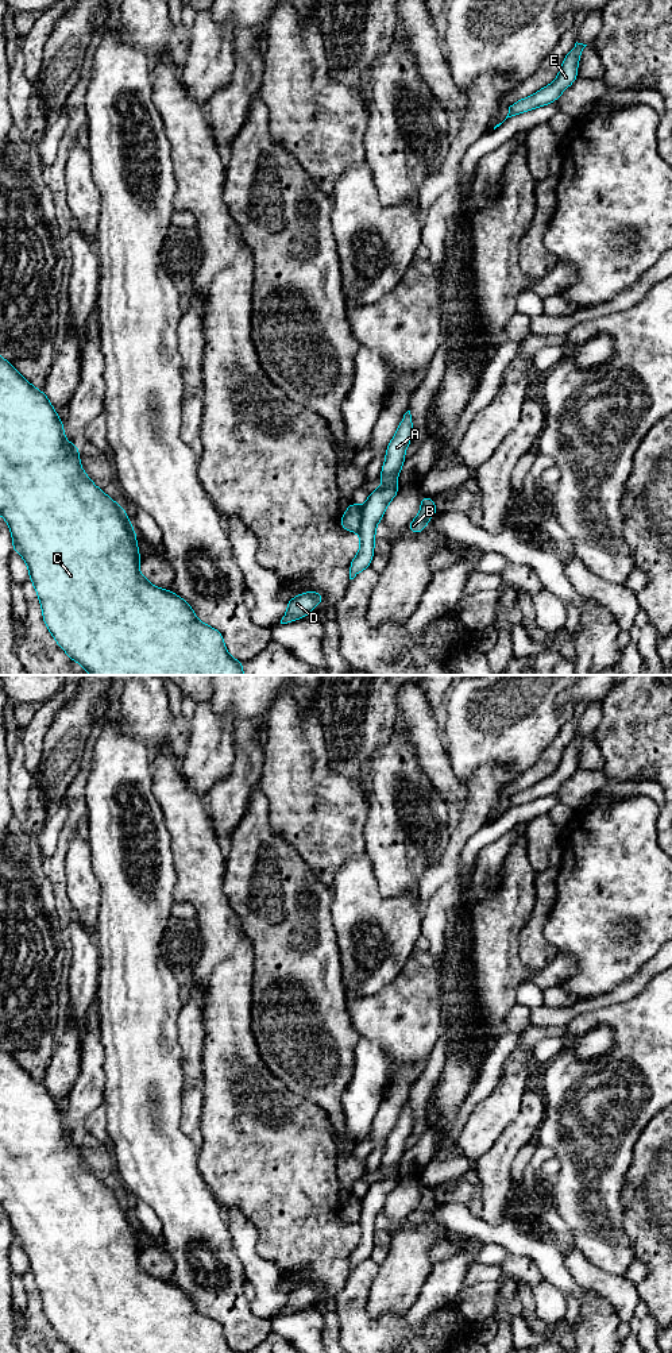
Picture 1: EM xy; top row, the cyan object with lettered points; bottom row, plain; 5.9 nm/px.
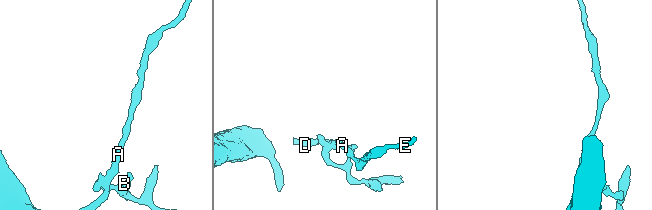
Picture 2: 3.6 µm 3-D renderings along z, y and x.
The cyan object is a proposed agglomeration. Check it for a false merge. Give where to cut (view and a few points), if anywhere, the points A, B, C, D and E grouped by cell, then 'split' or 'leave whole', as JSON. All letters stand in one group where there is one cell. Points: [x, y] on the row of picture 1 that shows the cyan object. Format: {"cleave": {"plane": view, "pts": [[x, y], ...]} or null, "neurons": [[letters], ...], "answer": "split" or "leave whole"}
{"cleave": {"plane": "xy", "pts": [[360, 507], [360, 525], [356, 531]]}, "neurons": [["A", "C", "D", "E"], ["B"]], "answer": "split"}

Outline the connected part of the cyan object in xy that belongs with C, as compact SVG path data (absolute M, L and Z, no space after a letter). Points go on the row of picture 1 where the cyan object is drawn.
M0 355L0 514L5 519L13 548L28 567L30 579L36 590L43 621L72 662L82 664L90 675L244 675L243 663L233 659L225 649L223 635L201 622L192 606L171 590L151 585L139 571L140 555L136 533L125 514L109 496L101 492L86 475L80 465L78 444L70 444L65 439L63 423L55 413L43 390L35 389L15 367Z

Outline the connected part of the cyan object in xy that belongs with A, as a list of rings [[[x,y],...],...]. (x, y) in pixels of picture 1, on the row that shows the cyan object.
[[[410,410],[402,421],[386,448],[386,459],[381,471],[383,486],[368,493],[367,502],[362,508],[362,521],[359,527],[360,548],[349,564],[349,579],[360,571],[368,568],[374,556],[375,528],[382,520],[390,501],[398,494],[397,477],[405,463],[405,451],[413,436],[413,423]]]

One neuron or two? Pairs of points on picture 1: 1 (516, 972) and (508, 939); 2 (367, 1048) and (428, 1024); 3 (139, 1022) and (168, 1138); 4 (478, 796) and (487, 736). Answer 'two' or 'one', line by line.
1: one
2: two
3: one
4: two

